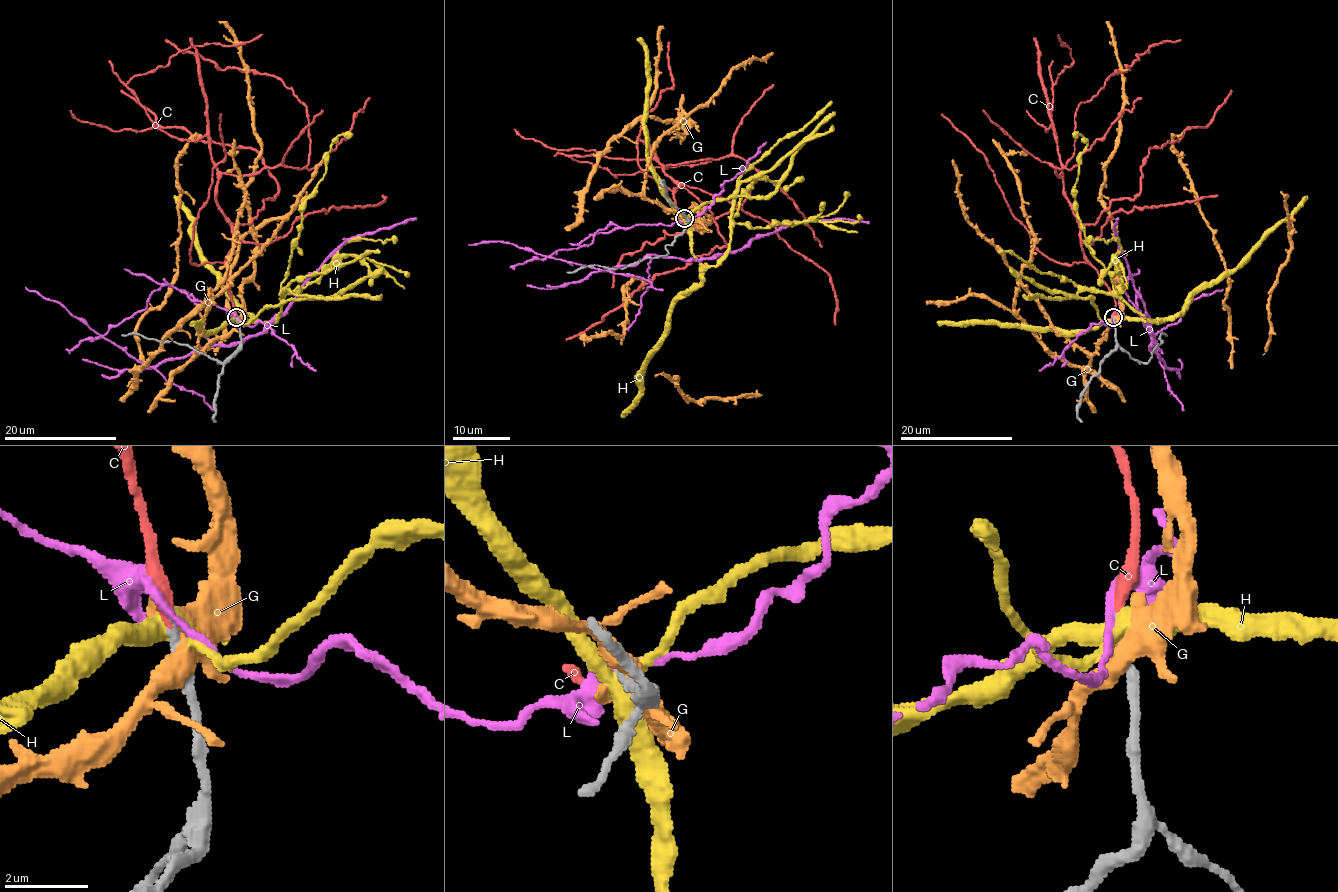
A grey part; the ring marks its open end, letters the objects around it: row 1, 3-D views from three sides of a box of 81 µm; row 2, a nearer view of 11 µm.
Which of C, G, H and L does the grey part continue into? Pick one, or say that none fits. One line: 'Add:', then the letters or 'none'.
Add: C

